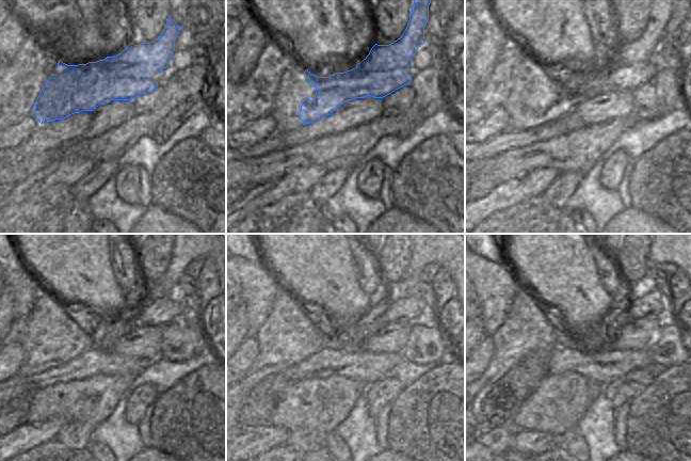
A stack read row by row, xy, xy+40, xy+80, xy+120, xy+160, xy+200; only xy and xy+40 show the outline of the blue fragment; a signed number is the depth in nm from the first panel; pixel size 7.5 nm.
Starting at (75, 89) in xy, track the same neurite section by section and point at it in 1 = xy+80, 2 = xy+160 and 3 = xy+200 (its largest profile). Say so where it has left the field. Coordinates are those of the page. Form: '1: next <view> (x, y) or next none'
1: next xy+80 (579, 88)
2: next xy+160 (421, 255)
3: next xy+200 (681, 255)

